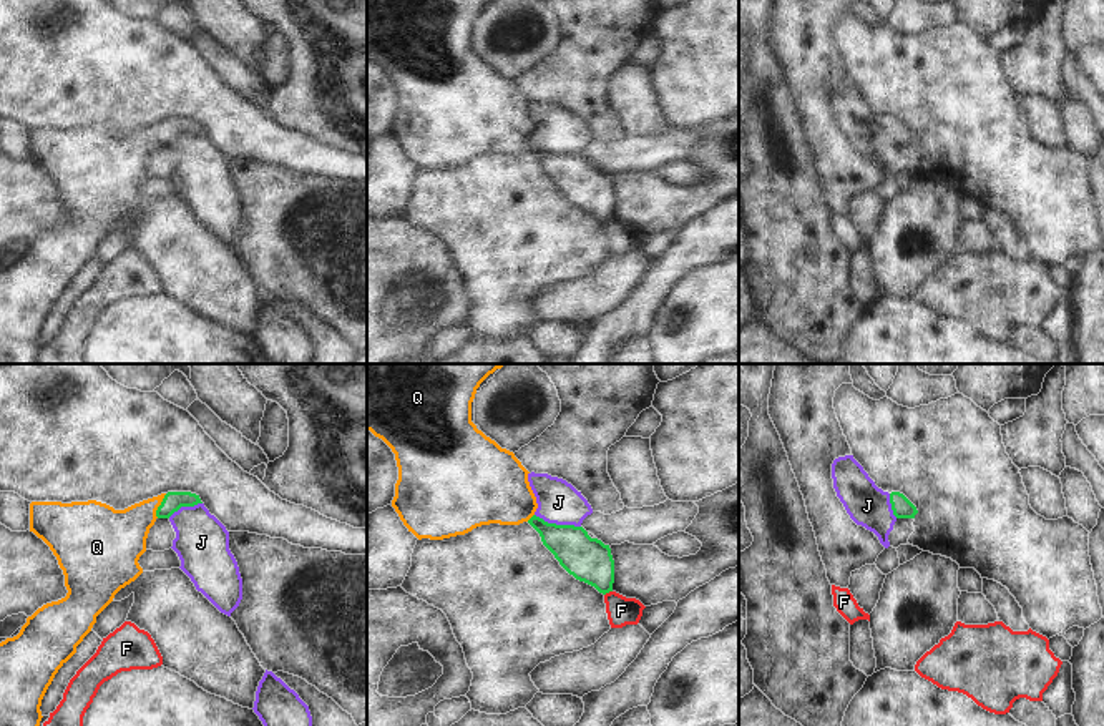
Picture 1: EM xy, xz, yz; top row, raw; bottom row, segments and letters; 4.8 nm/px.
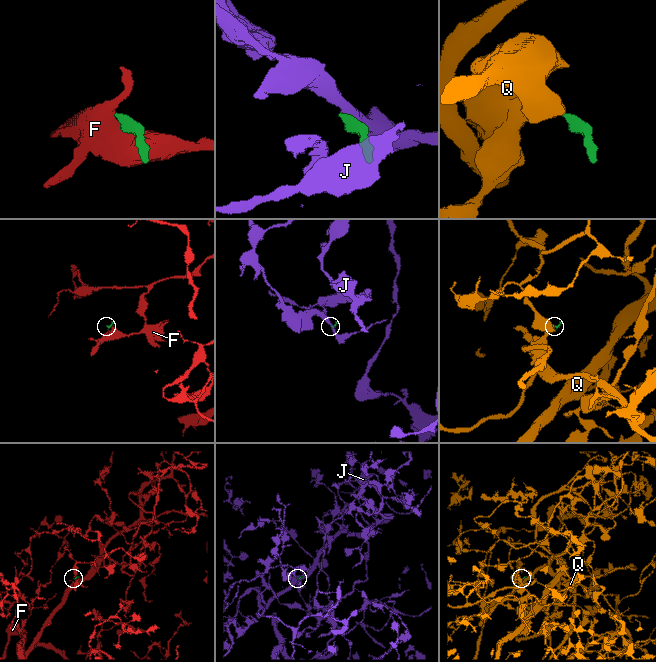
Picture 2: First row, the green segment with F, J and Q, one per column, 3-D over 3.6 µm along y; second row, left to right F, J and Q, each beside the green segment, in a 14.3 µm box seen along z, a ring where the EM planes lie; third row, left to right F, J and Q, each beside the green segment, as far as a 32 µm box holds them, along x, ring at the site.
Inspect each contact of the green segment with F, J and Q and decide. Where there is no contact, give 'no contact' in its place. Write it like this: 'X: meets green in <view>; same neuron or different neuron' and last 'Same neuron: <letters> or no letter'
F: meets green in xz; different neuron
J: meets green in xz; different neuron
Q: meets green in xy; same neuron
Same neuron: Q

